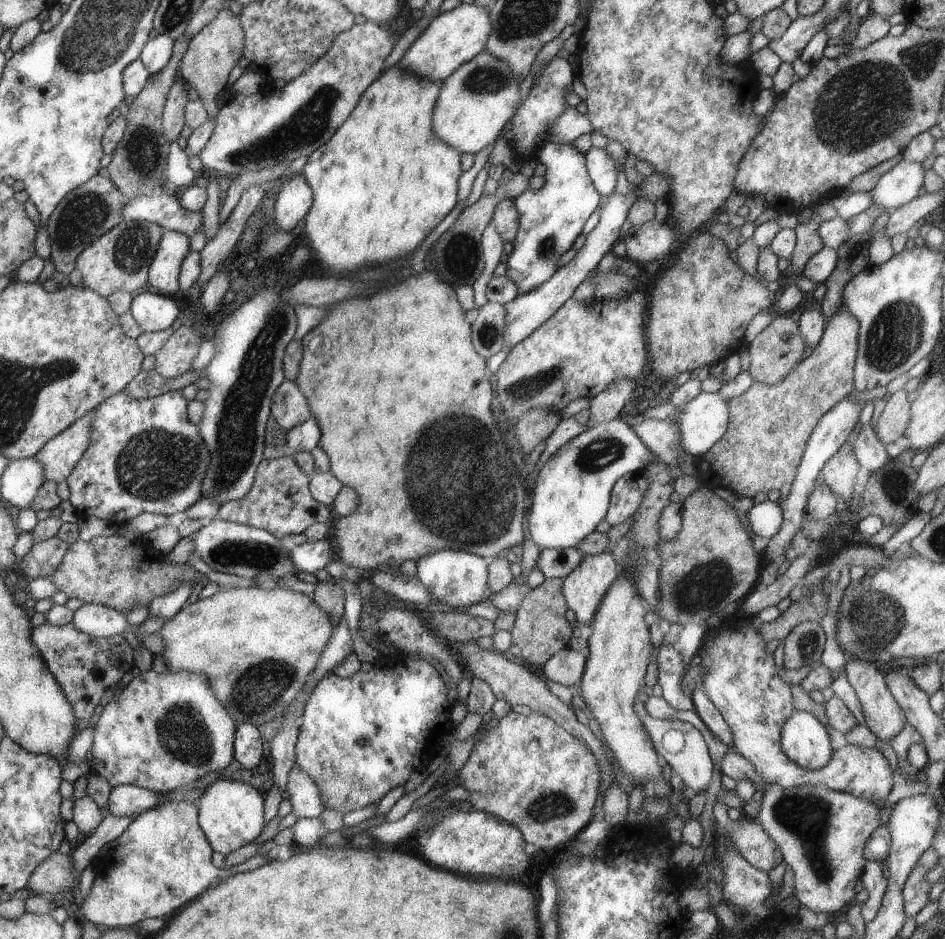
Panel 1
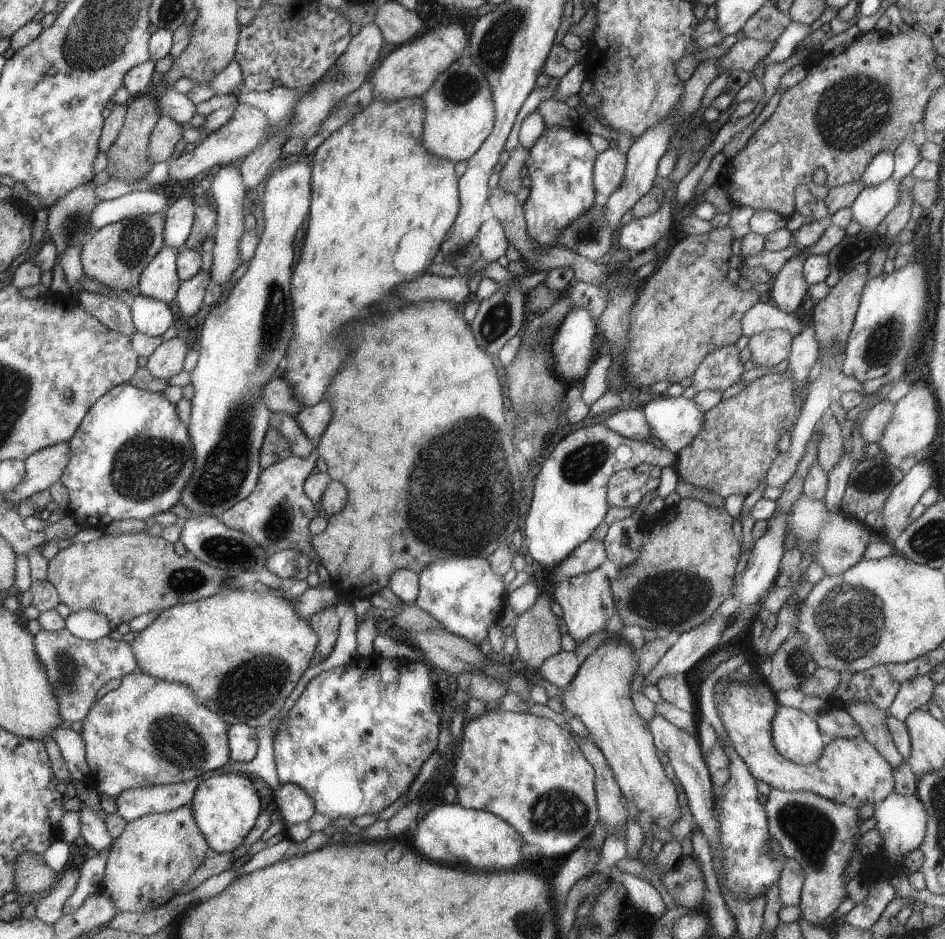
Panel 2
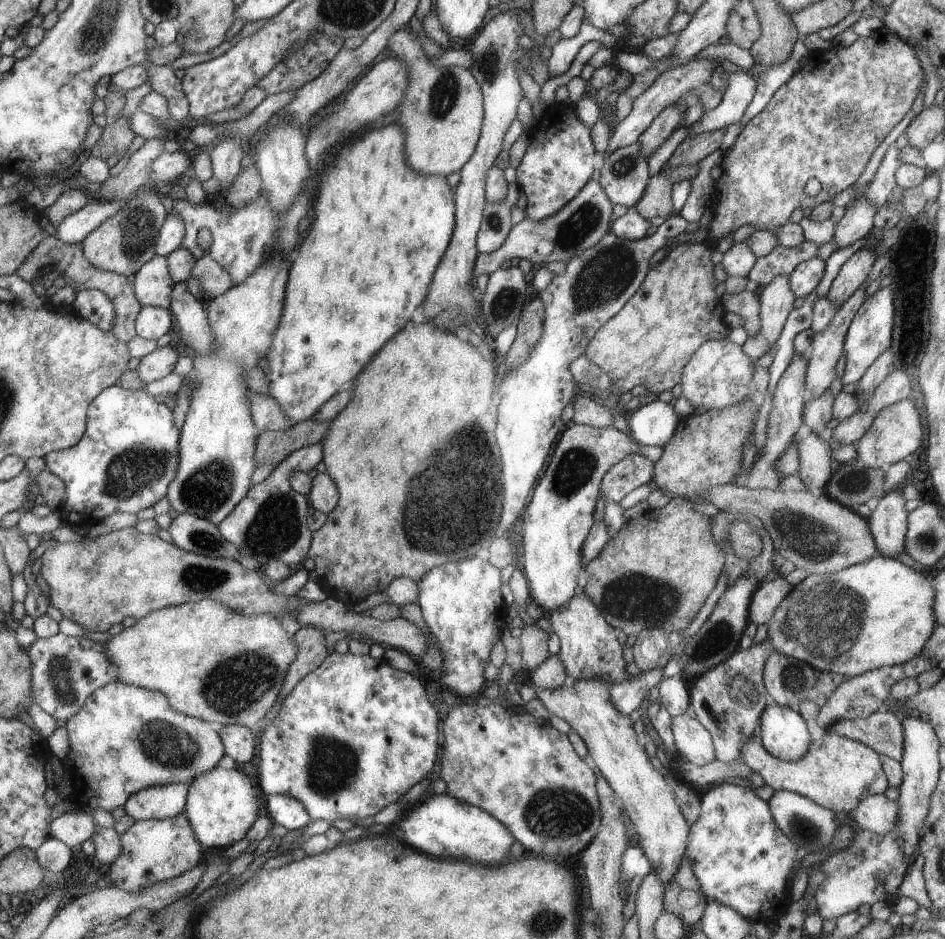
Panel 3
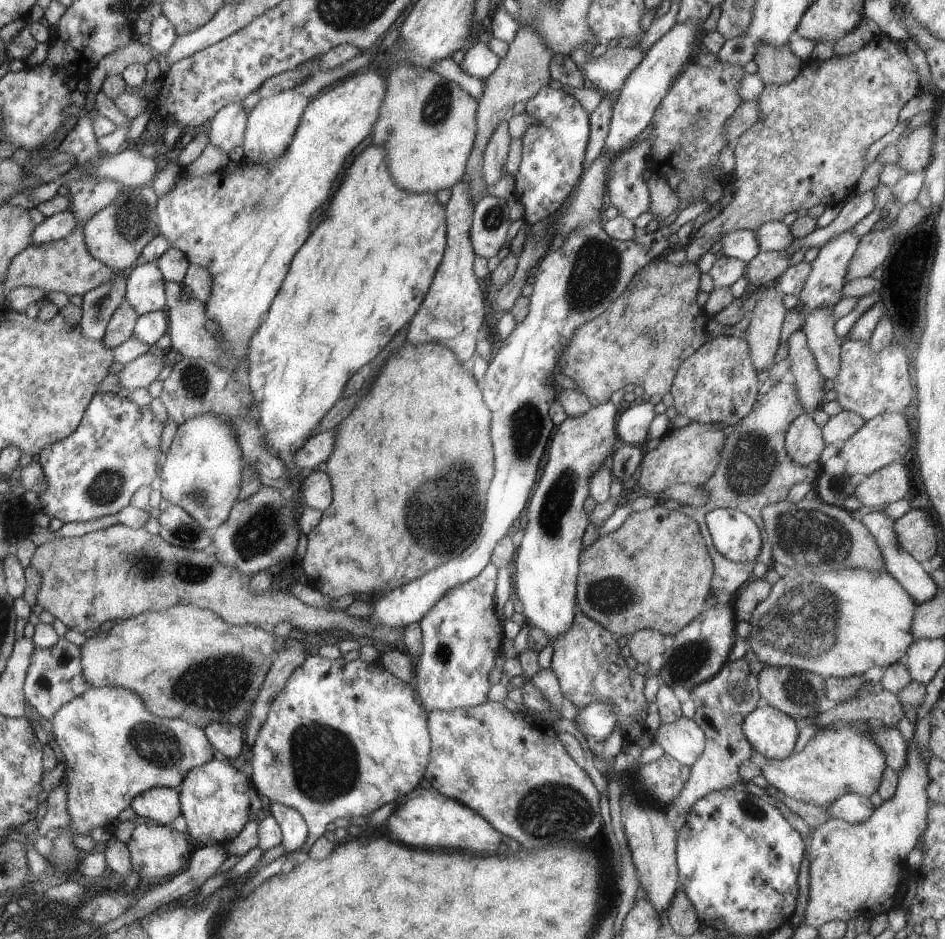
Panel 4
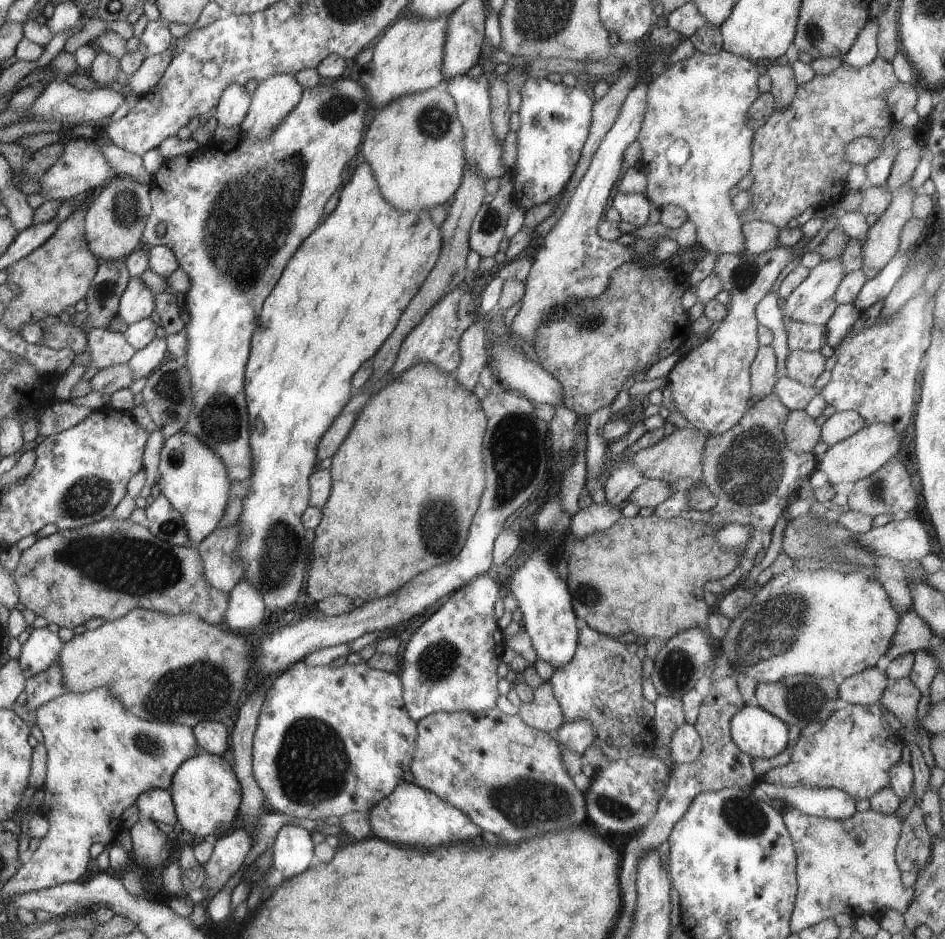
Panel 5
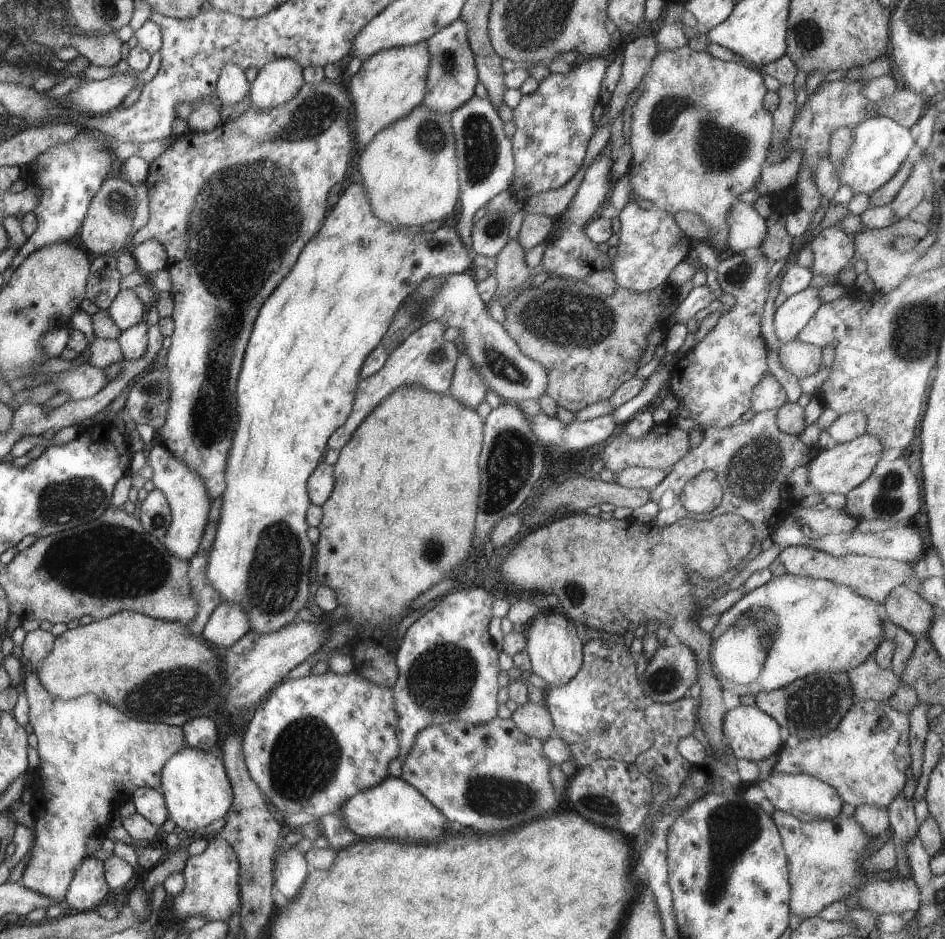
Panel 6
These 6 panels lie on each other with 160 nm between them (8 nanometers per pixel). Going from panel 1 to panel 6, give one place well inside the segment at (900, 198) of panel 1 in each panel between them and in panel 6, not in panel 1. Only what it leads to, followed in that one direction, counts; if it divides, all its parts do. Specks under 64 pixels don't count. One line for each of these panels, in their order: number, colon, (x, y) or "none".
2: (872, 205)
3: (858, 221)
4: (824, 286)
5: (813, 301)
6: (791, 317)

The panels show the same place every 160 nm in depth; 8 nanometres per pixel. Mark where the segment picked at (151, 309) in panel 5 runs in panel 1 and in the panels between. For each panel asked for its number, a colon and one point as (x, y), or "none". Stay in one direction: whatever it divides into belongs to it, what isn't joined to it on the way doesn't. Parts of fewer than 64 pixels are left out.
1: (165, 271)
2: (160, 280)
3: (153, 284)
4: (145, 284)

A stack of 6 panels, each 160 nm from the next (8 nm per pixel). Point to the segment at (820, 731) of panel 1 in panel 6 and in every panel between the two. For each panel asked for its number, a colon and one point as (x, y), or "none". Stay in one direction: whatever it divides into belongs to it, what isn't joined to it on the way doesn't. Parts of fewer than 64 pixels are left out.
2: (796, 736)
3: (783, 732)
4: (771, 732)
5: (759, 733)
6: (752, 734)

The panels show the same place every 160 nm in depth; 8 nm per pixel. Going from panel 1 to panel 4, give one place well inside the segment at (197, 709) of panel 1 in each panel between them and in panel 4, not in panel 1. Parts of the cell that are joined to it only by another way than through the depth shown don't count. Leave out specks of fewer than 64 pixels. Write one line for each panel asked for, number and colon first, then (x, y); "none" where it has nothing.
2: (148, 731)
3: (125, 738)
4: (114, 750)

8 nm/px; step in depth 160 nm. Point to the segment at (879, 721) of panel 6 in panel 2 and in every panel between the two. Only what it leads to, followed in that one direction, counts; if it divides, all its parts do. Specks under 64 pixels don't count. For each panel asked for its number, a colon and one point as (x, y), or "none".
2: (851, 772)
3: (837, 772)
4: (835, 762)
5: (859, 744)

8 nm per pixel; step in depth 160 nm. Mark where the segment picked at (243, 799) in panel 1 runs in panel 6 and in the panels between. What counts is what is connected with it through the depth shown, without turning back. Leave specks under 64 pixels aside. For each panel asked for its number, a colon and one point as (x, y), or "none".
2: (226, 806)
3: (220, 806)
4: (215, 798)
5: (206, 795)
6: (197, 791)

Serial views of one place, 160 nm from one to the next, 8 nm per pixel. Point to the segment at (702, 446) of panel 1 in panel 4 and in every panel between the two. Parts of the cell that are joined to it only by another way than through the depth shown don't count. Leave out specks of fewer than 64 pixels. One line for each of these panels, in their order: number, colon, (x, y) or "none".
2: (675, 421)
3: (655, 423)
4: (632, 428)

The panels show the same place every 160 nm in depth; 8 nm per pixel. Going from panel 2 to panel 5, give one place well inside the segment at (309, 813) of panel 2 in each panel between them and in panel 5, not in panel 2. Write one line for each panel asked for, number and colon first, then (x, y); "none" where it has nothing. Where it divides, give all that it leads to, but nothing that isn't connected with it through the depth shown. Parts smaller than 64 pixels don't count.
3: (285, 810)
4: (294, 828)
5: (293, 851)

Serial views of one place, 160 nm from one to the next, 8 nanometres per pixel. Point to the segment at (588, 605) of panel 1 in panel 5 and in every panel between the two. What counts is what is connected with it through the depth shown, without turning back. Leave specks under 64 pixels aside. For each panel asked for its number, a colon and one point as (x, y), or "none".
2: (587, 599)
3: (590, 649)
4: (587, 661)
5: (603, 684)

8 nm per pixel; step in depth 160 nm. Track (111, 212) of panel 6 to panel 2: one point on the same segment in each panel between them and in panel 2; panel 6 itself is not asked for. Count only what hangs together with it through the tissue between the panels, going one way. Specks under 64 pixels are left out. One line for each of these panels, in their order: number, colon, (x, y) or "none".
2: (115, 255)
3: (123, 244)
4: (117, 235)
5: (115, 222)

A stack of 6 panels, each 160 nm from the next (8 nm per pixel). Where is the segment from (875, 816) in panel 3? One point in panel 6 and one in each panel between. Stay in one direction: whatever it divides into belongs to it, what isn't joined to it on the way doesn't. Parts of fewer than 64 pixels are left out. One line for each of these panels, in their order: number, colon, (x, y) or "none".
4: (853, 808)
5: (835, 804)
6: (807, 798)

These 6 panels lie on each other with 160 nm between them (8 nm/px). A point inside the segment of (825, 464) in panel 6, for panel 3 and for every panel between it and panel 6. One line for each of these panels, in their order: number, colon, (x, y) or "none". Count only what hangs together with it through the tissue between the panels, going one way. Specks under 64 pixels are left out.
3: (896, 432)
4: (882, 440)
5: (856, 457)

